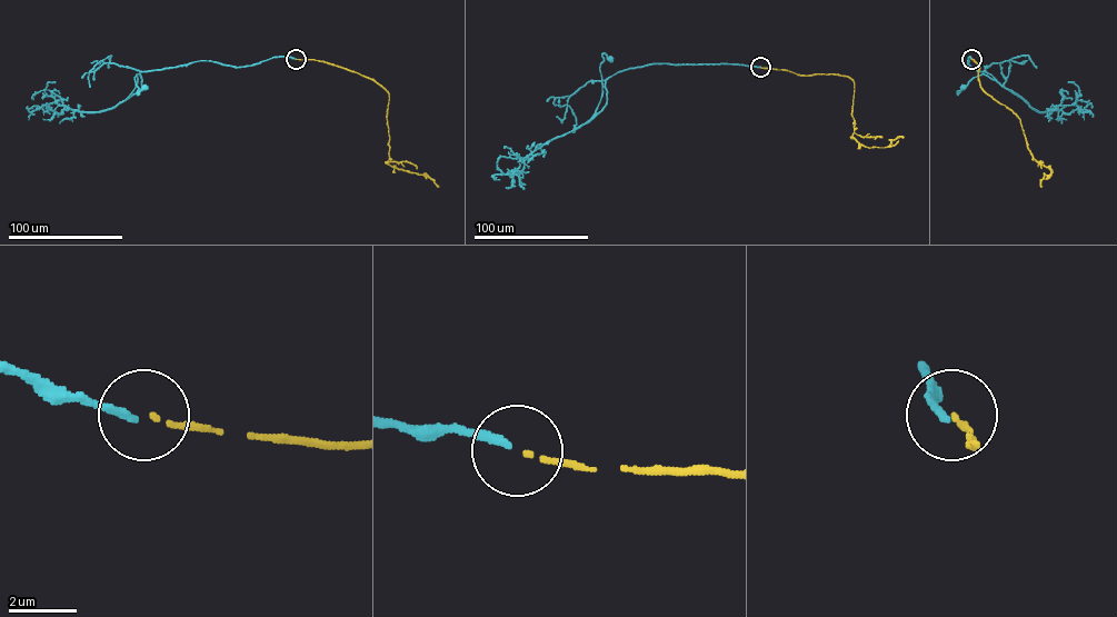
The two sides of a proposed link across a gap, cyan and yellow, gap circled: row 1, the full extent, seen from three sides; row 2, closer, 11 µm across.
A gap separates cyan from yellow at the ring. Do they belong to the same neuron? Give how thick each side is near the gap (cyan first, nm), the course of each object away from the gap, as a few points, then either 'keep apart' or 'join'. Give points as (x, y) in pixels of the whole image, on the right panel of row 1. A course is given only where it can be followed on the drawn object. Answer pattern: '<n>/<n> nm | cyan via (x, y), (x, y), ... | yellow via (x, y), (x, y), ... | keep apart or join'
240/140 nm | cyan via (971, 59), (968, 67), (967, 60), (974, 69), (990, 73), (1023, 99), (984, 73), (958, 95), (963, 88) | yellow via (971, 59), (979, 66), (980, 87), (1016, 113), (1033, 158), (1051, 170), (1051, 175), (1044, 175), (1041, 187) | keep apart

